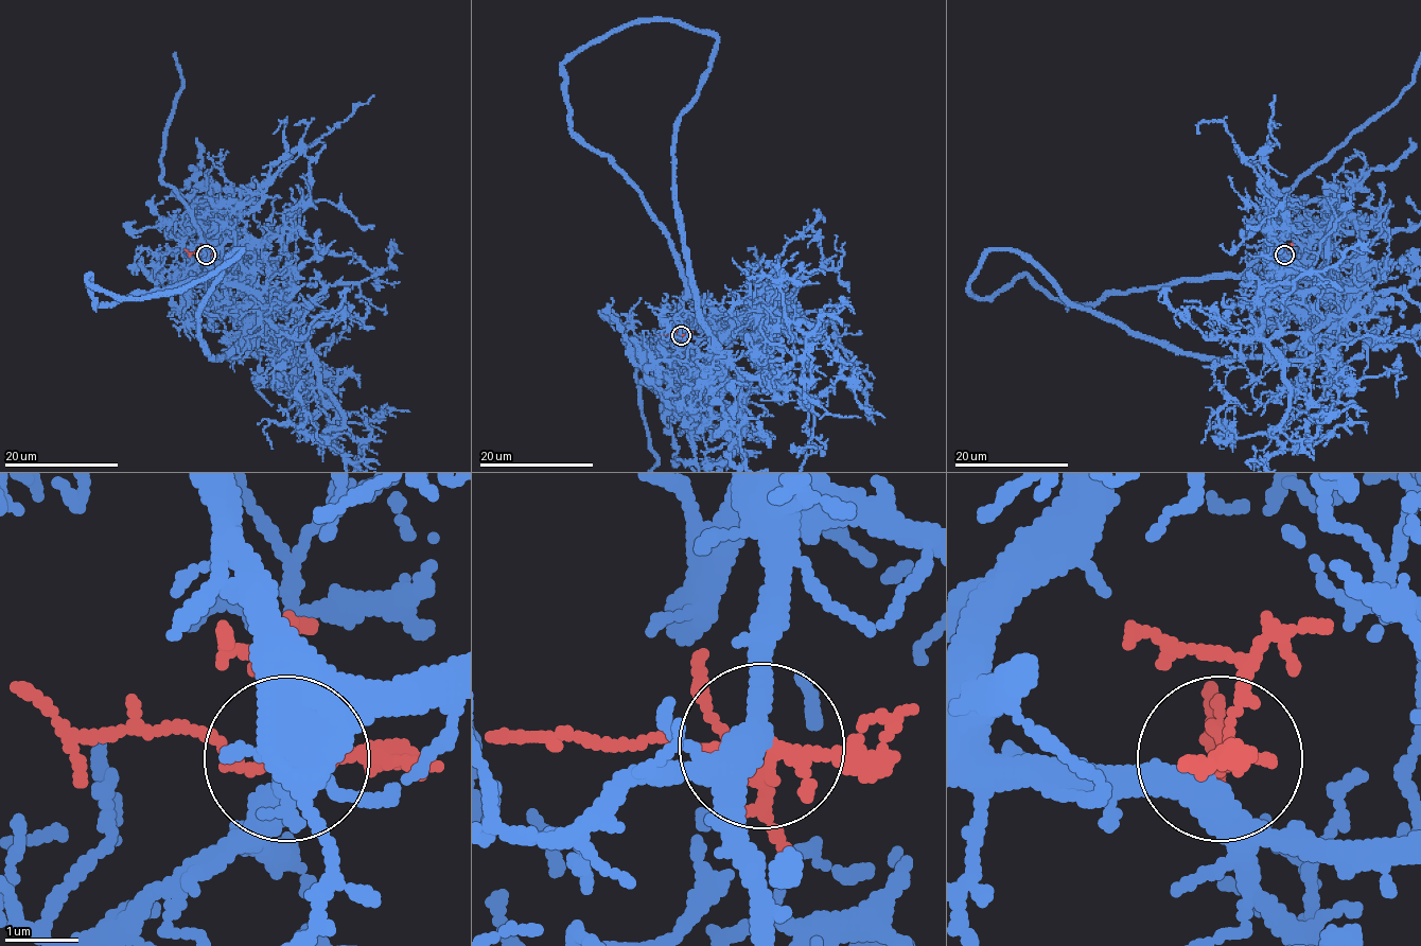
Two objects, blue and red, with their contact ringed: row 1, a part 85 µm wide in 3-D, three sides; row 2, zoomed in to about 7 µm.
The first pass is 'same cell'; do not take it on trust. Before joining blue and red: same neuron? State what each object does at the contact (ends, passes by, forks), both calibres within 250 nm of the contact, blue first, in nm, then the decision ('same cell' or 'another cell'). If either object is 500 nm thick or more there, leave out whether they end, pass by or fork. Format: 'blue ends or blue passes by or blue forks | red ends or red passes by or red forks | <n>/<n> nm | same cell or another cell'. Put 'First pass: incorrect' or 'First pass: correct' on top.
First pass: correct
blue passes by | red forks | 360/140 nm | same cell

